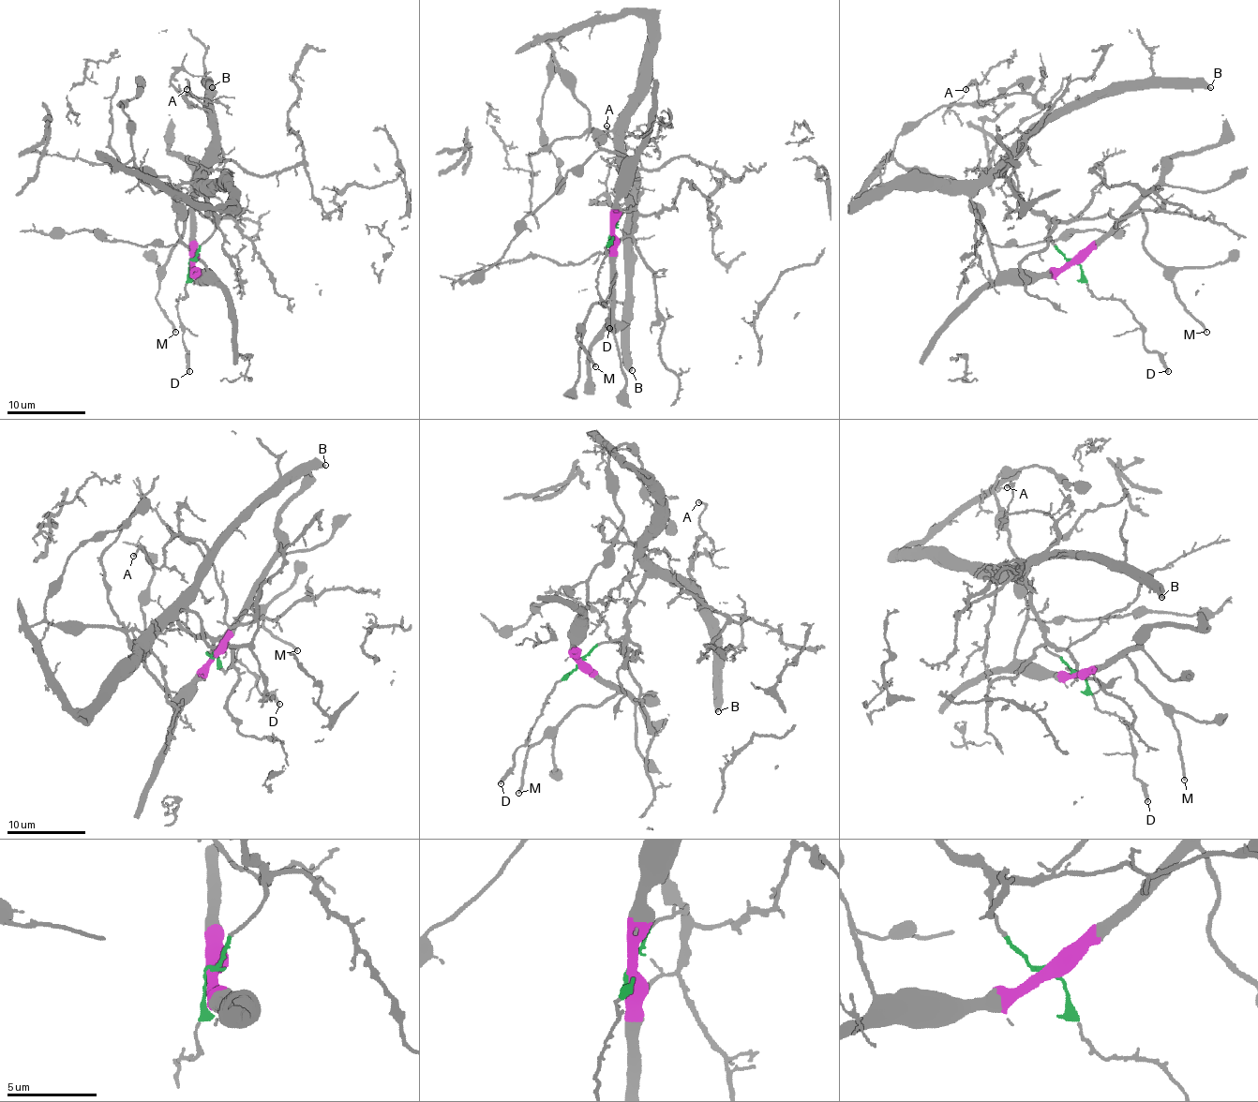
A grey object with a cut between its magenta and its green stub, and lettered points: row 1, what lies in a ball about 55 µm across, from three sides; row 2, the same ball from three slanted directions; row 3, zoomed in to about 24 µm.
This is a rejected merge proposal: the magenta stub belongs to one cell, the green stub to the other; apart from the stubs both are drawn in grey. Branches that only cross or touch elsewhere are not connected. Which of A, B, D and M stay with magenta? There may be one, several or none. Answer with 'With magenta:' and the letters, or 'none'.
With magenta: M

